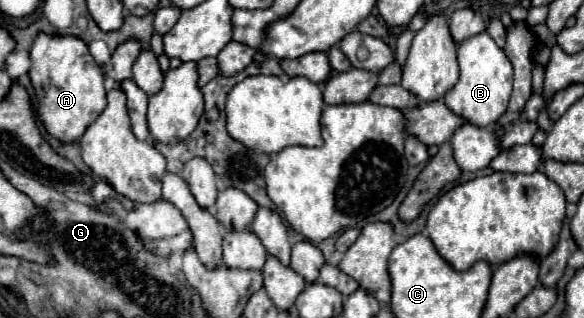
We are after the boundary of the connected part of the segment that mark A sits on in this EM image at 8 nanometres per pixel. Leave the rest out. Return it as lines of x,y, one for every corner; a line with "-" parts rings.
39,33
31,47
29,77
37,97
37,115
47,133
61,143
77,141
107,105
103,89
103,69
91,57
87,43
79,37
51,37

